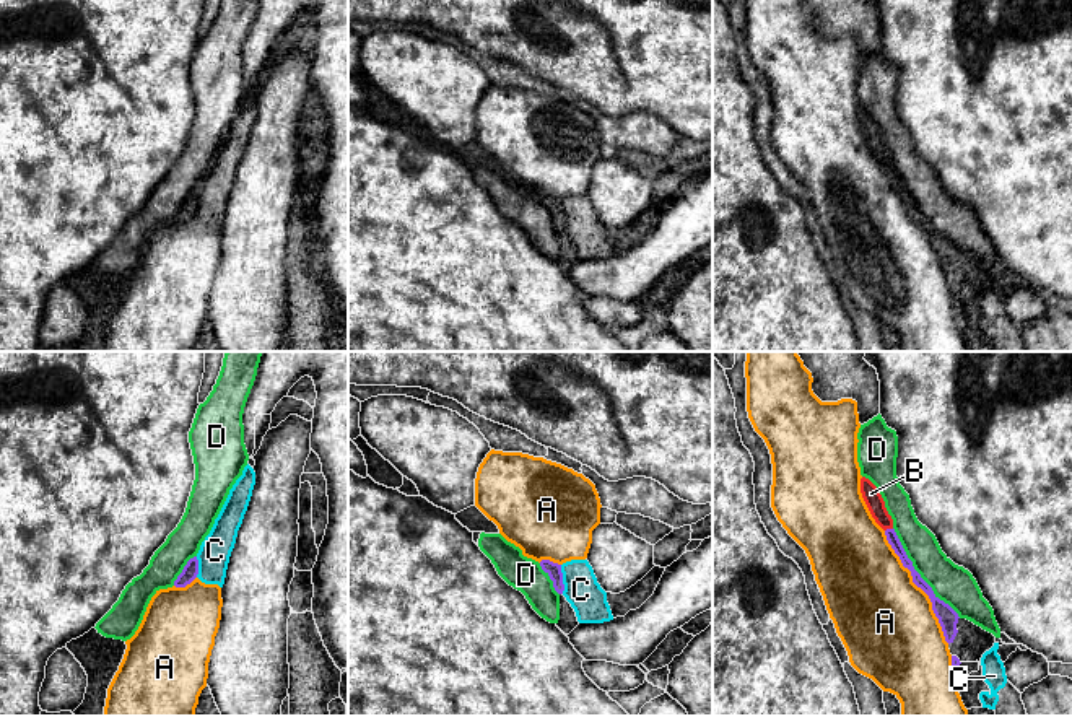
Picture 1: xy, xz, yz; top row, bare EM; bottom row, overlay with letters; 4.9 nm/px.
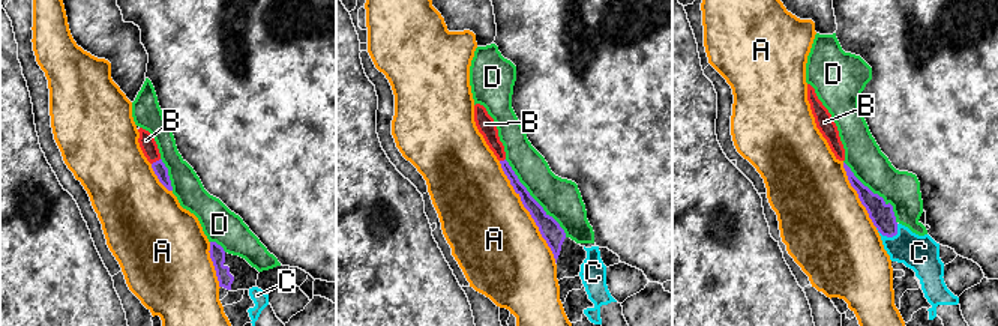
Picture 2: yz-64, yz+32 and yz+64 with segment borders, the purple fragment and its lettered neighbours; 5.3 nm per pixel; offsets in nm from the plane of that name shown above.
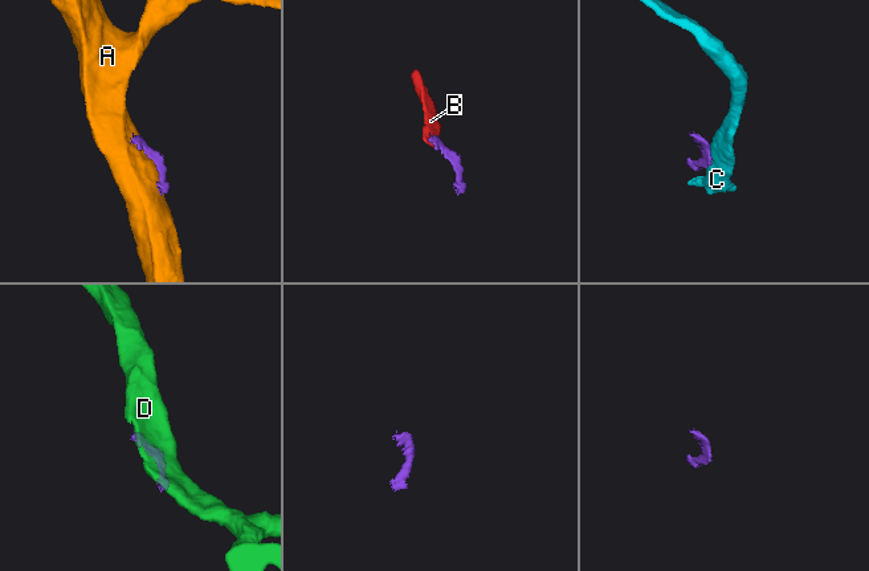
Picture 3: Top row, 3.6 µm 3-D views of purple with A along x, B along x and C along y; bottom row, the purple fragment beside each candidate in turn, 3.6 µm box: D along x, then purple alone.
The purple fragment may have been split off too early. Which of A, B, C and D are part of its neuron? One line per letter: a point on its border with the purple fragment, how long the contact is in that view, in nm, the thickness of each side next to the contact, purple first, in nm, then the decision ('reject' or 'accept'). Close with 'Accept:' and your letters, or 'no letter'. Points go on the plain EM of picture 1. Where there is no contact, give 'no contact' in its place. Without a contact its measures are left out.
A: meets purple in yz at (919, 222); contact 650 nm long; 100 nm thick on the purple side, 480 nm on the other; reject
B: meets purple in yz at (888, 165); contact 40 nm long; 60 nm thick on the purple side, 90 nm on the other; accept
C: meets purple in xz at (562, 215); contact 140 nm long; 70 nm thick on the purple side, 180 nm on the other; reject
D: meets purple in yz at (918, 209); contact 550 nm long; 90 nm thick on the purple side, 200 nm on the other; reject
Accept: B

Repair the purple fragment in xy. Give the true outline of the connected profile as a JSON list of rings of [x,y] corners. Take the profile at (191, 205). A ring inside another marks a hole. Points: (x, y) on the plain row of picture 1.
[[[197,192],[190,194],[187,200],[184,202],[182,208],[174,216],[176,223],[185,223],[190,220],[198,210],[198,195]]]

